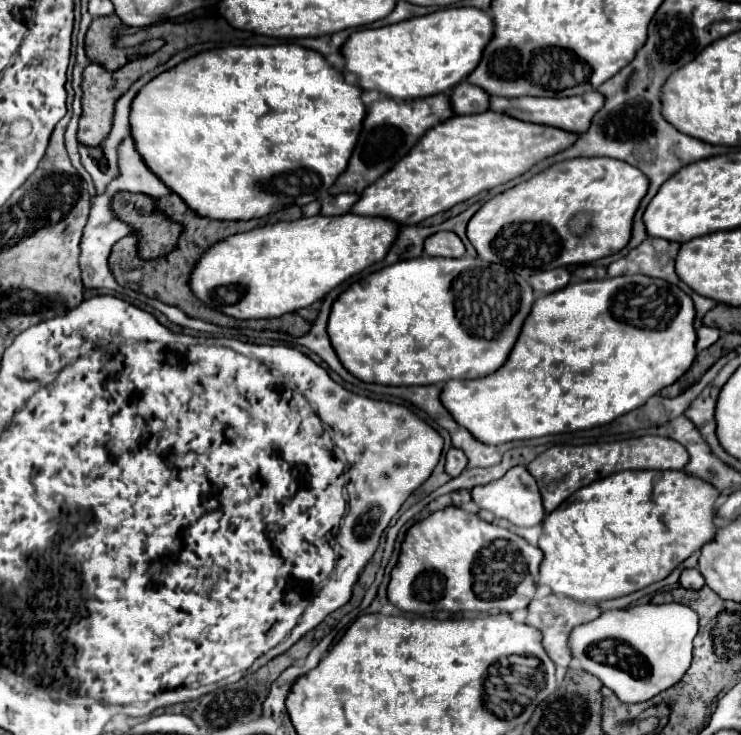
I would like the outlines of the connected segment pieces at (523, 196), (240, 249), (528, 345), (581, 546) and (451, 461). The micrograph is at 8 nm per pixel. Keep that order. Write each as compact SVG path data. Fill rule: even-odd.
M576 157L570 161L554 163L546 171L486 201L480 207L480 211L470 219L466 235L480 259L488 263L502 263L516 271L516 275L522 275L524 279L536 271L592 263L596 259L620 251L628 243L634 213L646 191L646 175L624 161L616 161L610 157ZM580 213L592 215L592 227L584 235L576 235L570 229L570 221Z
M352 213L338 217L302 217L298 221L280 221L274 225L258 227L248 233L232 235L224 241L208 247L198 259L196 267L190 275L190 289L206 307L220 311L234 319L270 319L280 317L284 313L294 313L320 301L330 289L340 285L344 279L360 273L368 265L380 261L392 241L396 239L398 225L386 219L370 219L358 217Z
M646 275L600 281L574 281L560 291L538 297L502 369L474 381L442 385L442 405L474 439L502 445L554 433L592 429L638 409L648 397L680 379L696 357L692 299L676 285Z
M620 471L578 489L542 523L544 533L538 547L542 549L544 559L540 563L538 585L546 587L539 586L532 601L562 595L580 603L598 603L630 595L662 581L676 565L700 551L700 547L714 537L714 501L718 495L720 491L710 483L694 479L684 471Z
M450 449L448 453L446 453L446 473L450 475L450 477L458 477L464 469L466 469L466 463L468 463L468 459L466 459L466 455L464 455L464 451L460 451L460 449Z

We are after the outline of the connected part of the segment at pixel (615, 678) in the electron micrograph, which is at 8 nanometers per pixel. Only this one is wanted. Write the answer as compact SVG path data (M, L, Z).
M664 603L664 605L636 605L626 609L604 611L594 621L578 625L572 629L568 647L572 657L580 663L580 669L596 675L622 703L642 703L658 693L676 685L684 673L692 665L692 641L698 633L698 615L680 603Z

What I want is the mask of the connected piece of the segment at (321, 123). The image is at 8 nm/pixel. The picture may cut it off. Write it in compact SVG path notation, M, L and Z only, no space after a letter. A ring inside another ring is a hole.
M268 45L268 47L224 47L224 49L210 49L210 51L202 51L182 63L178 63L176 67L160 73L158 77L154 77L150 83L146 83L138 95L134 97L132 105L130 105L130 135L134 139L136 151L142 157L142 161L146 163L146 167L150 167L150 171L154 171L154 175L158 175L158 179L162 179L162 183L166 183L166 187L170 187L172 193L176 193L182 201L186 201L186 205L196 211L202 217L208 219L220 219L220 221L238 221L238 219L254 219L254 217L264 217L268 213L280 211L288 205L308 205L312 201L320 201L322 197L328 195L330 183L334 183L334 179L344 171L354 143L358 139L358 133L362 129L362 119L364 119L364 103L360 99L360 89L354 85L348 85L342 75L338 71L334 71L326 59L312 49L304 49L300 45Z

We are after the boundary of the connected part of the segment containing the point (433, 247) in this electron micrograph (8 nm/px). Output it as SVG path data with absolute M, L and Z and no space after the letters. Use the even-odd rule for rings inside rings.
M438 231L426 239L424 255L430 257L462 257L464 243L452 231Z

